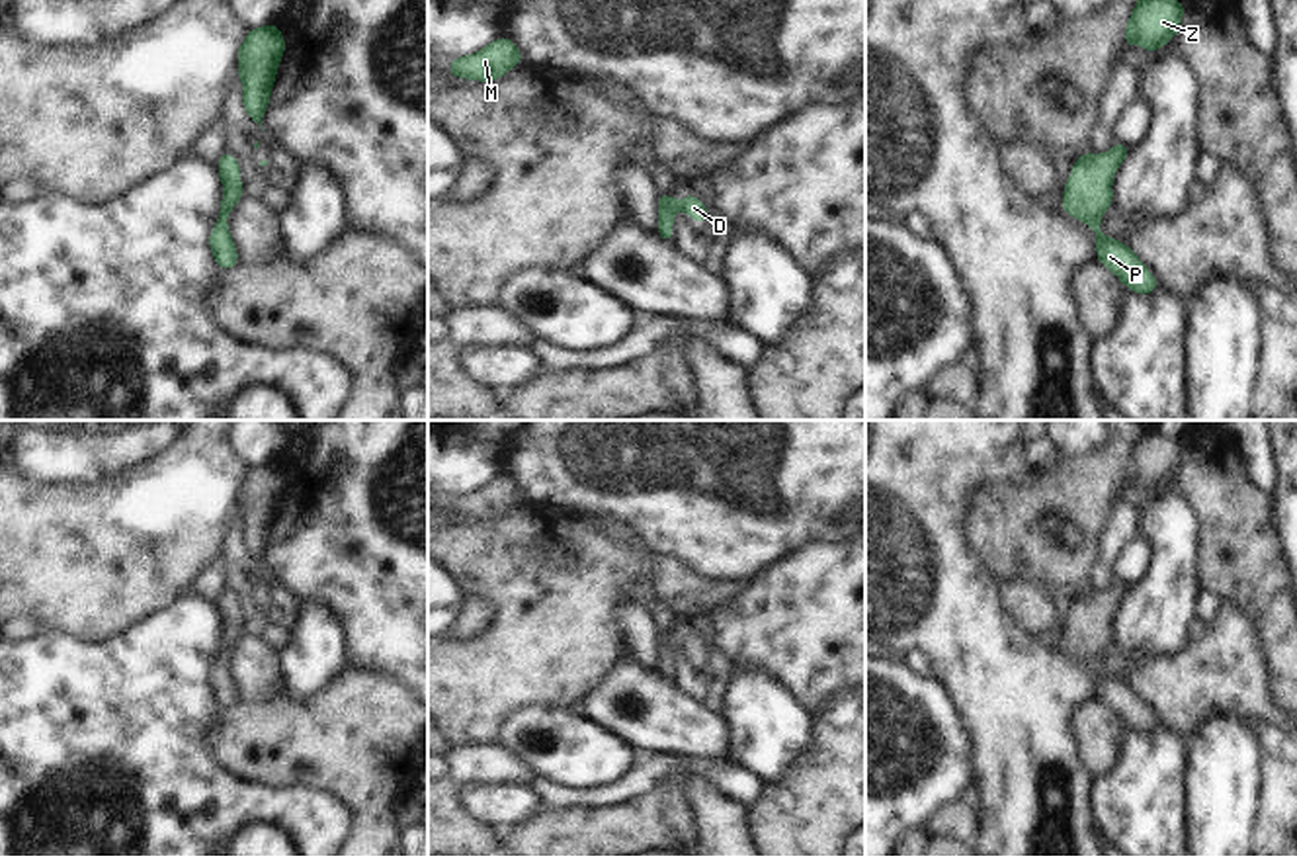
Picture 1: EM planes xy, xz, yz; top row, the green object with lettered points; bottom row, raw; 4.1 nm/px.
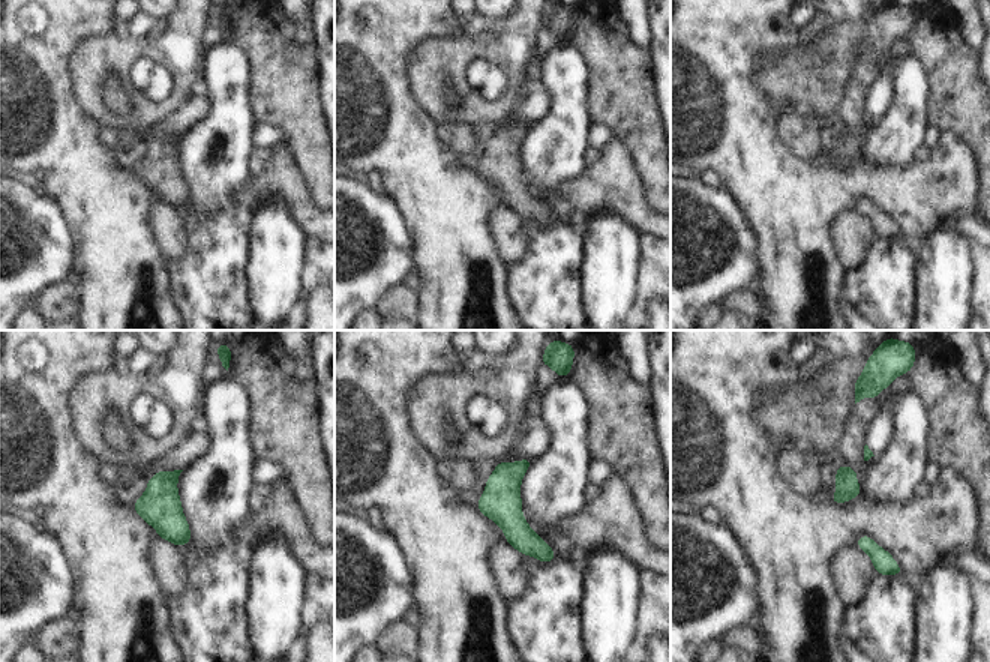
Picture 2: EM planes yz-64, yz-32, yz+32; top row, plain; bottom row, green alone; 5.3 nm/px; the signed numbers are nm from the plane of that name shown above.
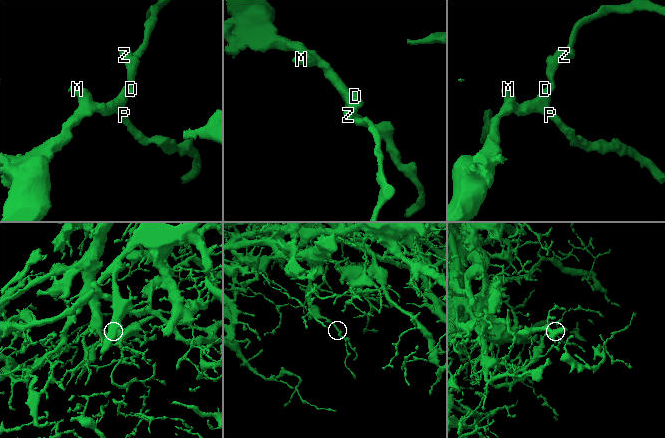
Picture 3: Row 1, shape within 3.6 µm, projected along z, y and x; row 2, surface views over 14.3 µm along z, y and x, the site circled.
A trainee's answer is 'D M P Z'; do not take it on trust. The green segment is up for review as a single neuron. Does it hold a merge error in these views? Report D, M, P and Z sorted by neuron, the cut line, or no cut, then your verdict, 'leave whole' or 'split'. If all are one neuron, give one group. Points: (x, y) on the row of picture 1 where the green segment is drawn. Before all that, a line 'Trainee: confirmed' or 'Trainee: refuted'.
Trainee: confirmed
D M P Z | no cut | leave whole

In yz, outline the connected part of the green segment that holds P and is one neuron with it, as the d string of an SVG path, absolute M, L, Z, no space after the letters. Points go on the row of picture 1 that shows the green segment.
M1113 143L1108 154L1082 152L1065 184L1061 209L1084 221L1096 235L1098 262L1111 270L1125 287L1139 295L1156 291L1156 278L1141 264L1137 254L1115 238L1100 231L1100 219L1113 203L1111 180L1117 166L1131 149L1125 143Z

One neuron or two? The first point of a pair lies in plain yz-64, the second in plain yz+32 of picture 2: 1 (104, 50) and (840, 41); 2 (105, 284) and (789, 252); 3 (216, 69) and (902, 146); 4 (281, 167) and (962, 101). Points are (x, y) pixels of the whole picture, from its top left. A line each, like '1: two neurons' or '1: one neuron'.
1: one neuron
2: one neuron
3: one neuron
4: two neurons

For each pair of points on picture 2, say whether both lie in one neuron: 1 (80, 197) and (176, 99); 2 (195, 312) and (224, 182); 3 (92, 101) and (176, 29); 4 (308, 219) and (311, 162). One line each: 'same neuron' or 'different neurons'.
1: different neurons
2: same neuron
3: same neuron
4: different neurons

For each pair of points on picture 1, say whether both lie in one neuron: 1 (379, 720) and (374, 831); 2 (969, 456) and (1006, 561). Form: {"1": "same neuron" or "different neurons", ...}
{"1": "same neuron", "2": "different neurons"}

